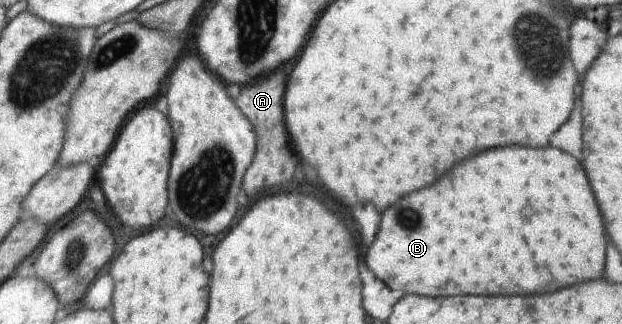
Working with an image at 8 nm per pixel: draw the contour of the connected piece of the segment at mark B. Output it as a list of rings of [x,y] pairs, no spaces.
[[[504,147],[504,149],[492,149],[478,153],[474,161],[468,161],[462,165],[466,175],[460,175],[460,165],[452,169],[452,173],[444,175],[444,181],[440,179],[434,187],[422,189],[418,193],[412,193],[404,197],[404,201],[398,201],[392,209],[386,209],[382,213],[382,223],[374,243],[368,248],[366,265],[368,269],[380,281],[383,281],[390,289],[416,293],[416,295],[430,295],[430,297],[442,297],[442,295],[522,295],[522,293],[546,293],[546,291],[558,291],[568,285],[576,285],[582,281],[602,279],[604,277],[604,261],[606,253],[606,237],[604,237],[603,217],[600,217],[598,205],[594,201],[590,183],[586,179],[586,173],[582,169],[582,163],[576,161],[572,155],[560,151],[558,148],[528,149],[528,147]]]

